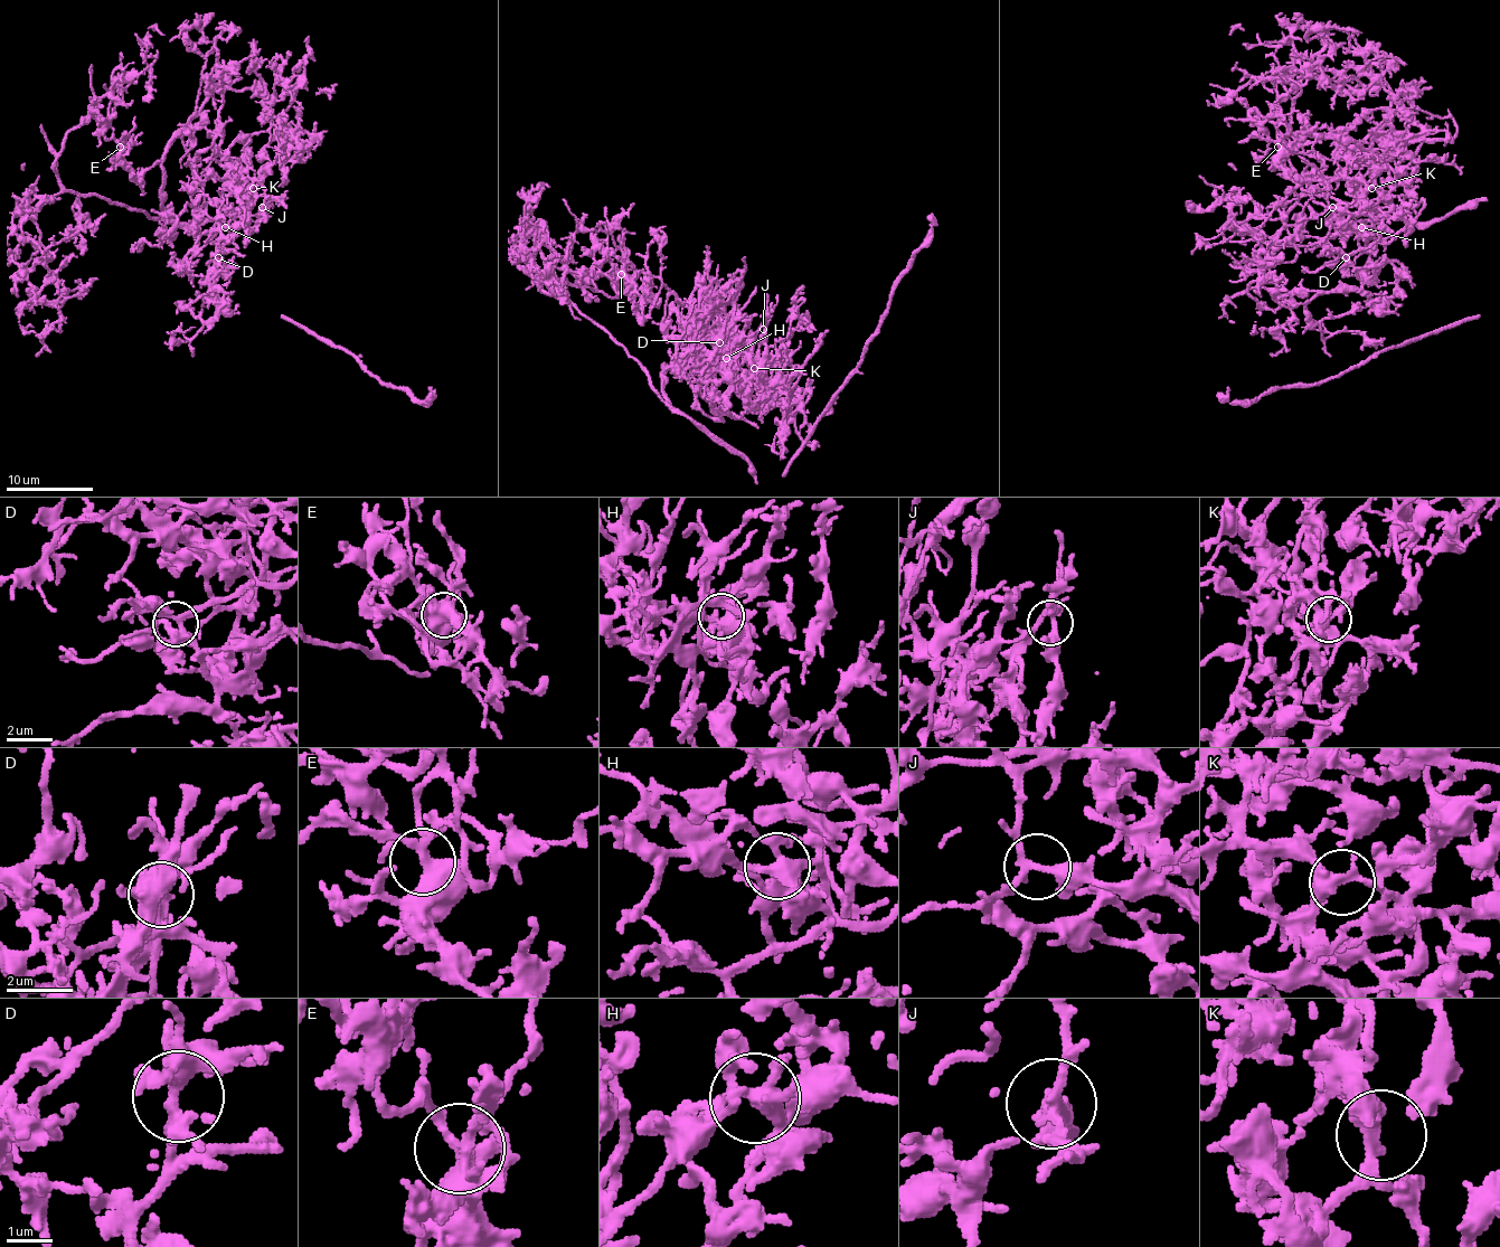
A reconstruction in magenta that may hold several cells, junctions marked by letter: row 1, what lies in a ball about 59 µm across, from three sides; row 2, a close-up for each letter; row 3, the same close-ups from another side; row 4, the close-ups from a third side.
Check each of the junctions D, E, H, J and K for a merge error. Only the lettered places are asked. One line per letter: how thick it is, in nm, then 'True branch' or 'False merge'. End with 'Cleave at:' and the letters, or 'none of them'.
D: Thickness 340 nm. True branch
E: Thickness 320 nm. True branch
H: Thickness 360 nm. True branch
J: Thickness 240 nm. True branch
K: Thickness 340 nm. True branch
Cleave at: none of them

